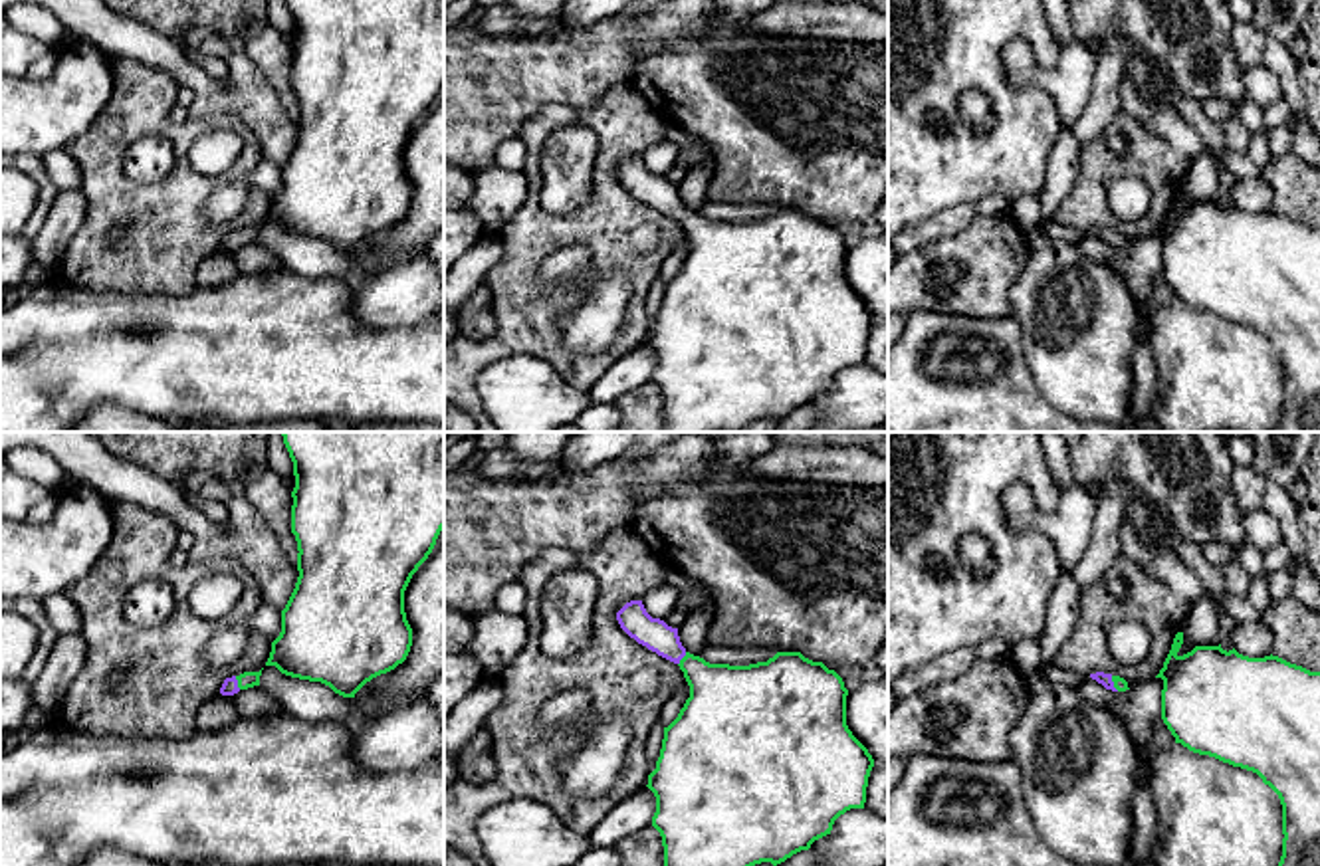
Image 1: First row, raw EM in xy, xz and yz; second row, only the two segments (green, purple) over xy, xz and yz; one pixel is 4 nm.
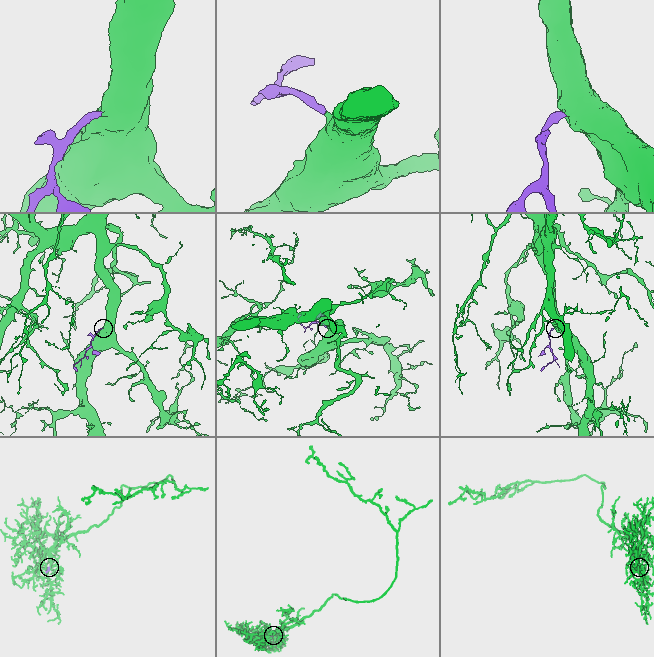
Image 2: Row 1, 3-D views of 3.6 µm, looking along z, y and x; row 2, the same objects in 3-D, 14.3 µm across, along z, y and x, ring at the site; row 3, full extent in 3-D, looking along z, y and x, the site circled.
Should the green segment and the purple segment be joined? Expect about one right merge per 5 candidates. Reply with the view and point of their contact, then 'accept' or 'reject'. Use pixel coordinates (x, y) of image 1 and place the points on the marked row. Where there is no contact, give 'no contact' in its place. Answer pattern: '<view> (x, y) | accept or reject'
xy (238, 682) | accept

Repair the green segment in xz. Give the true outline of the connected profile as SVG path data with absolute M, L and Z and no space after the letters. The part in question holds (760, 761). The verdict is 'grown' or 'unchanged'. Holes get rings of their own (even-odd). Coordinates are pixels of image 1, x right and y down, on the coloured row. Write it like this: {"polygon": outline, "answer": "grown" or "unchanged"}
{"polygon": "M642 600L626 602L616 620L638 644L678 664L690 686L678 717L664 727L660 757L646 785L656 797L652 826L662 836L664 866L777 866L830 834L834 820L846 811L864 809L874 759L846 725L848 690L834 670L801 652L777 652L767 662L749 666L710 664L690 654L678 628L652 618Z", "answer": "grown"}

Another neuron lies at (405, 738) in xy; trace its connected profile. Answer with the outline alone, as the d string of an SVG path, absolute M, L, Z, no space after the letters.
M426 696L381 713L353 743L353 759L375 773L420 769L440 755L444 723Z

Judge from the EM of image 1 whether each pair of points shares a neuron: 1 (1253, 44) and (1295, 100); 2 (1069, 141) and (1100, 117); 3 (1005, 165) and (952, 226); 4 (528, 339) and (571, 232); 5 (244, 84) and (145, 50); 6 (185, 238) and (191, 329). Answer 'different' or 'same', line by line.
1: same
2: different
3: different
4: same
5: same
6: different

